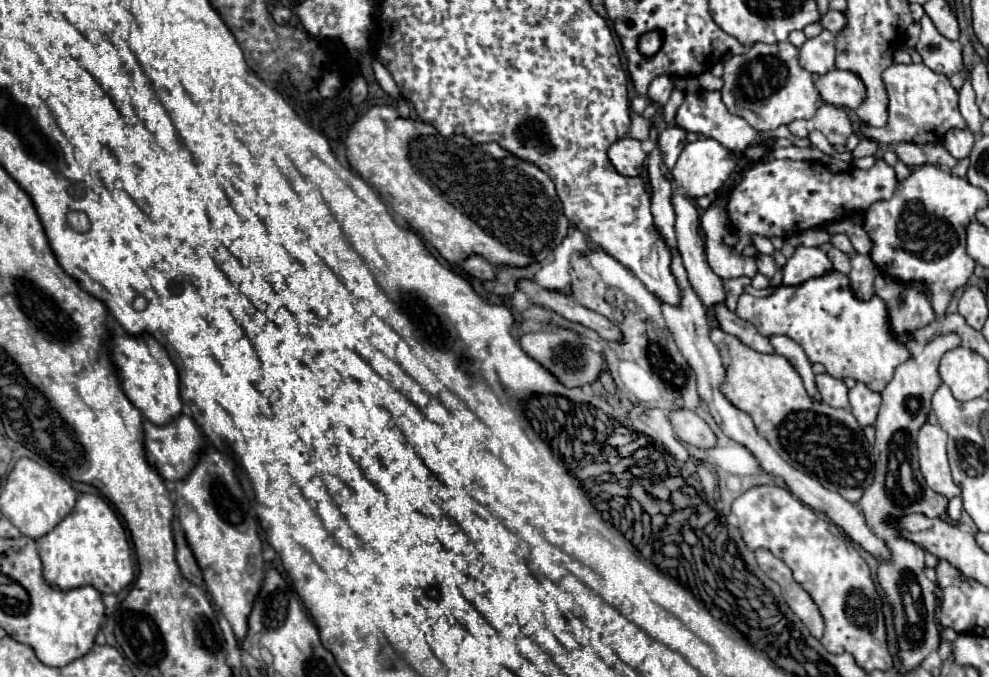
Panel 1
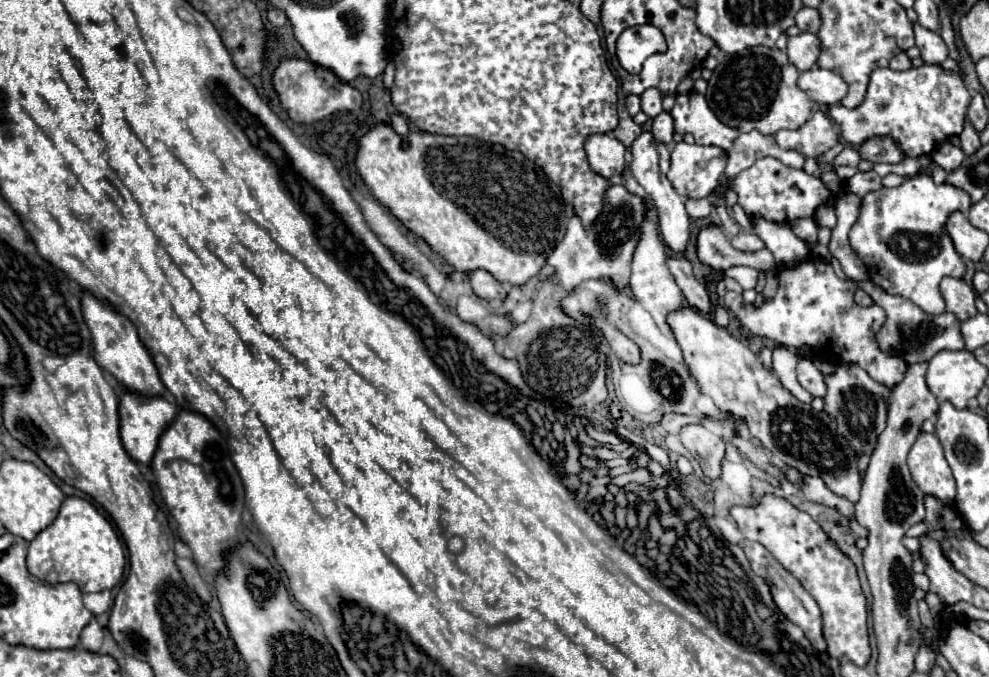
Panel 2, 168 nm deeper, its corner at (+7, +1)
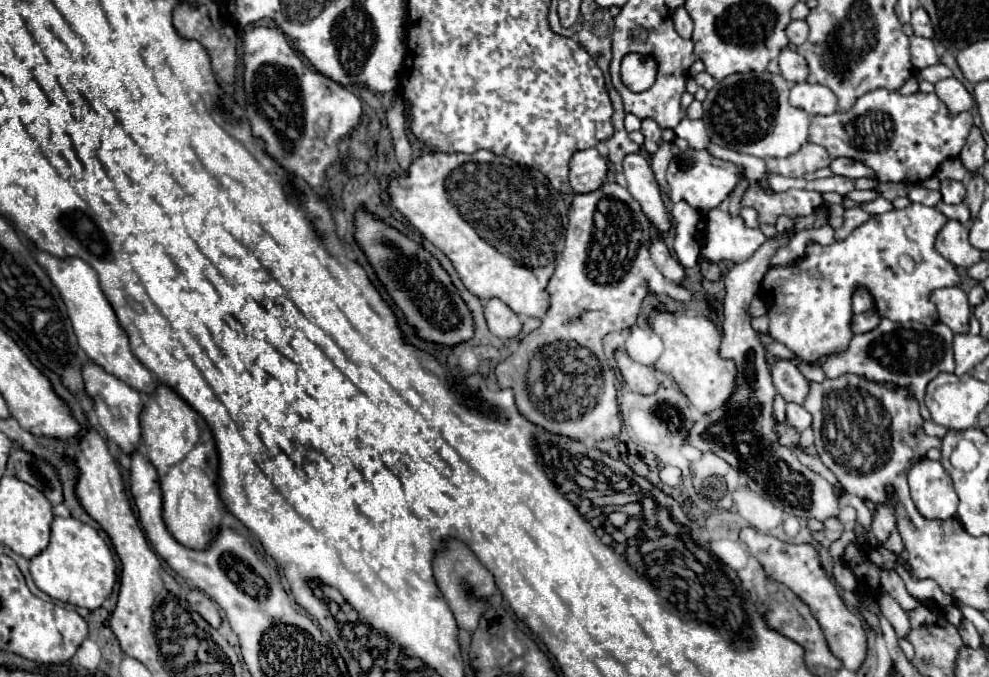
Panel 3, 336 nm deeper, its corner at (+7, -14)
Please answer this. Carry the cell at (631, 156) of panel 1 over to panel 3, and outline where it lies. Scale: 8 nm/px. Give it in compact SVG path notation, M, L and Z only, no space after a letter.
M583 149L571 157L569 183L575 193L591 193L607 177L607 159L597 149Z

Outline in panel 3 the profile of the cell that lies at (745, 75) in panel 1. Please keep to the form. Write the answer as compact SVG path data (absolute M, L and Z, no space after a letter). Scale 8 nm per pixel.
M735 73L727 79L715 83L715 87L707 93L703 101L703 121L709 129L709 139L725 149L737 151L737 153L749 153L761 159L769 157L787 157L799 151L799 147L807 141L809 131L809 115L797 107L791 107L789 101L789 83L781 75L773 73Z

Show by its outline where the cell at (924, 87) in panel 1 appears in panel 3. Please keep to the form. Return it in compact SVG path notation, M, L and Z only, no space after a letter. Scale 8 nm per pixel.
M875 89L859 97L849 111L811 117L809 141L825 147L831 159L849 157L871 167L879 183L921 183L933 177L943 161L959 157L971 127L971 113L949 117L935 93L919 91L905 97L897 91Z

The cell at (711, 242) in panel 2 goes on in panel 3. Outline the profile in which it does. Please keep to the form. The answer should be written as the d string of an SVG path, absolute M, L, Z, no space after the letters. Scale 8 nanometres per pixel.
M703 261L701 263L701 277L707 281L719 281L722 276L721 267L717 263L711 261Z

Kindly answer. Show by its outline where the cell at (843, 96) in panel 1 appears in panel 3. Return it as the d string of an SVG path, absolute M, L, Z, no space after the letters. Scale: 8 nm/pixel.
M795 83L789 93L789 103L809 115L831 115L837 111L837 97L831 89L811 83Z

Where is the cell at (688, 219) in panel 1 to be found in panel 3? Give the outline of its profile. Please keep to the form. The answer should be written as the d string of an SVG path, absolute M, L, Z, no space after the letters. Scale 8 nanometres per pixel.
M631 153L623 159L623 173L631 197L641 205L643 213L659 231L671 229L671 215L663 203L661 189L651 171L649 159L641 153Z

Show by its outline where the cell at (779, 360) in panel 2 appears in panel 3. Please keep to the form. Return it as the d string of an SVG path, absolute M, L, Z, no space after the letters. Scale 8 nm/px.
M787 403L787 421L797 431L805 431L807 427L811 427L811 415L797 403Z

